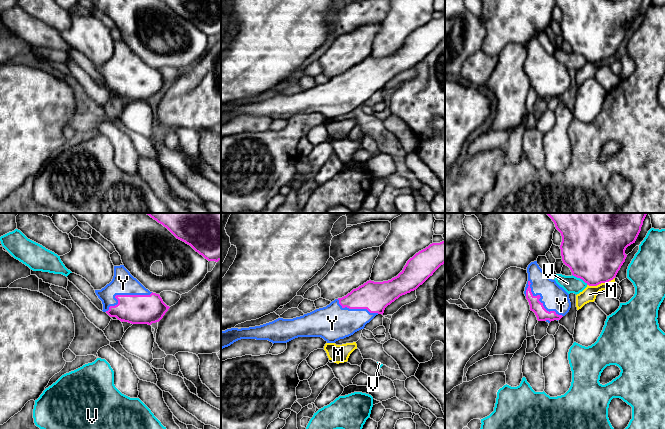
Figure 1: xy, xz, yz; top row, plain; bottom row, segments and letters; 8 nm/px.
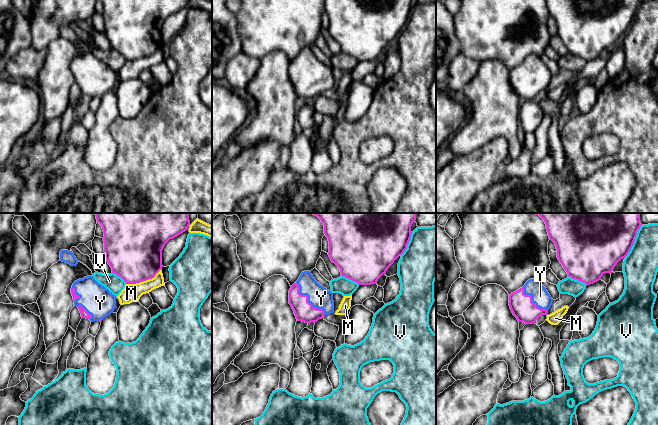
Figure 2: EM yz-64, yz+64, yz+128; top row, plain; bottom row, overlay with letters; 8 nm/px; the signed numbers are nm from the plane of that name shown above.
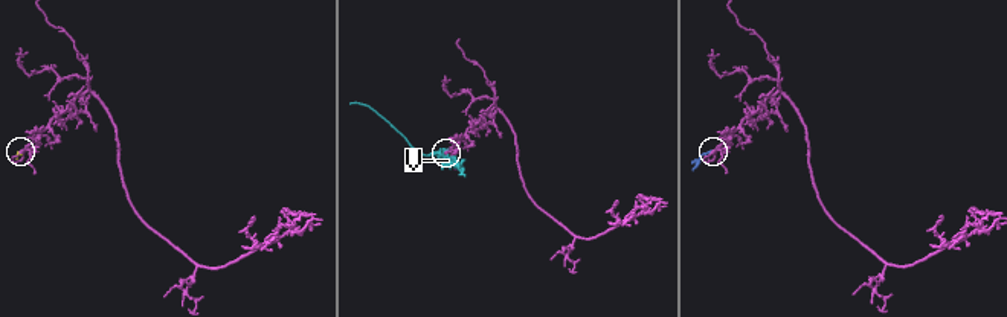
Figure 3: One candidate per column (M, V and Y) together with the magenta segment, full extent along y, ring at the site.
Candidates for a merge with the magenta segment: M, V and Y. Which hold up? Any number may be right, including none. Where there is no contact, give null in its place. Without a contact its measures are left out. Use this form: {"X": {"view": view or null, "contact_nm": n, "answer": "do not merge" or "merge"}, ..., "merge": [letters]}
{"M": {"view": "yz", "contact_nm": 240, "answer": "do not merge"}, "V": {"view": "yz", "contact_nm": 150, "answer": "do not merge"}, "Y": {"view": "yz", "contact_nm": 400, "answer": "merge"}, "merge": ["Y"]}

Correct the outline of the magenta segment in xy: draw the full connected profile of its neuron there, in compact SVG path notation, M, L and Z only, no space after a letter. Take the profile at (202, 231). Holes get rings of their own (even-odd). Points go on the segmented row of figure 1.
M140 213L147 214L166 227L177 239L190 245L208 261L221 260L221 213Z

